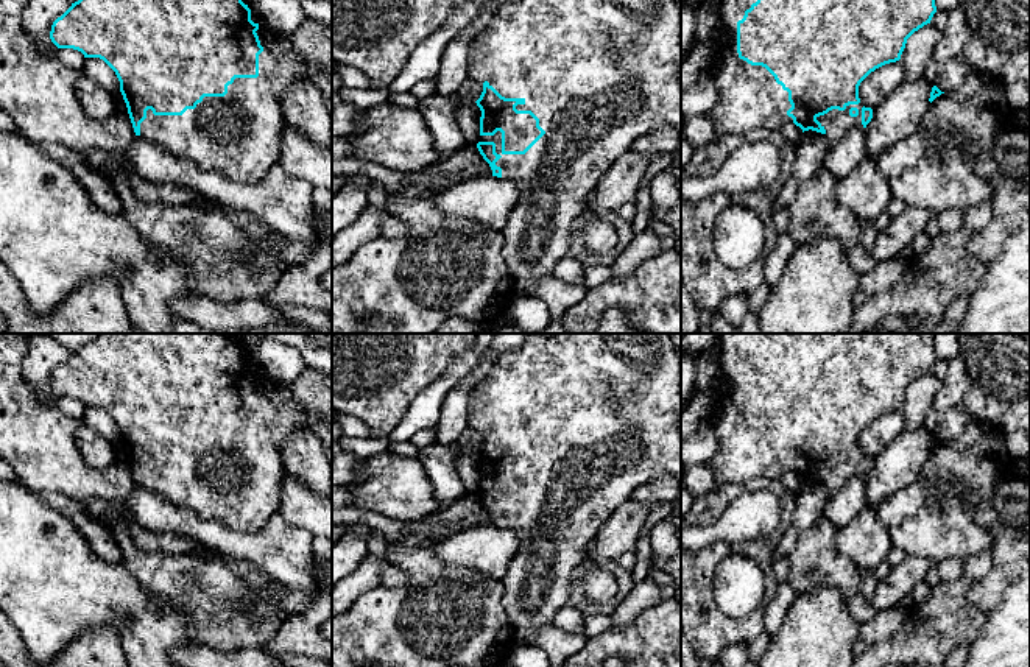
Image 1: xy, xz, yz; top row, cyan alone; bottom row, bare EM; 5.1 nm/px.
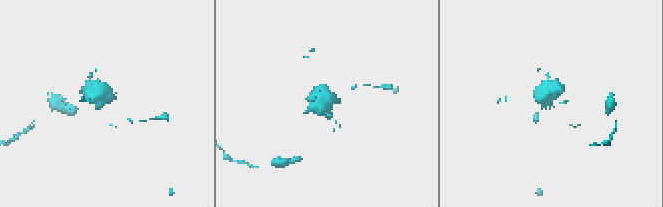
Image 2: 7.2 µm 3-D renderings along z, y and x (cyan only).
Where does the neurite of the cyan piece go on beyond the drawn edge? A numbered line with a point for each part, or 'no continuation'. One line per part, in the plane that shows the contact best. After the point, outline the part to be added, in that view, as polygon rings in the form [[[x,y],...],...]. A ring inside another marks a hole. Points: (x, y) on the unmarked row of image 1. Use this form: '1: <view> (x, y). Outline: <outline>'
1: xz (599, 413). Outline: [[[550,334],[547,337],[528,335],[517,349],[503,354],[489,374],[471,393],[469,427],[481,435],[489,432],[505,447],[524,447],[517,460],[531,460],[539,468],[545,483],[525,503],[503,503],[502,482],[480,485],[478,491],[494,491],[496,502],[502,506],[496,511],[502,517],[502,527],[511,528],[519,536],[519,550],[511,561],[503,584],[503,608],[513,630],[511,645],[534,645],[536,633],[550,625],[555,616],[567,606],[570,578],[573,569],[586,558],[591,542],[614,514],[614,511],[631,499],[631,494],[644,483],[661,477],[681,478],[681,357],[676,354],[670,334]]]

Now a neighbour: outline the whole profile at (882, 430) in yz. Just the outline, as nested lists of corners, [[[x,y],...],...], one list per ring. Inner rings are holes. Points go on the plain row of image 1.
[[[899,410],[876,418],[859,435],[860,452],[865,457],[874,458],[894,441],[904,429],[907,427],[904,415]]]

